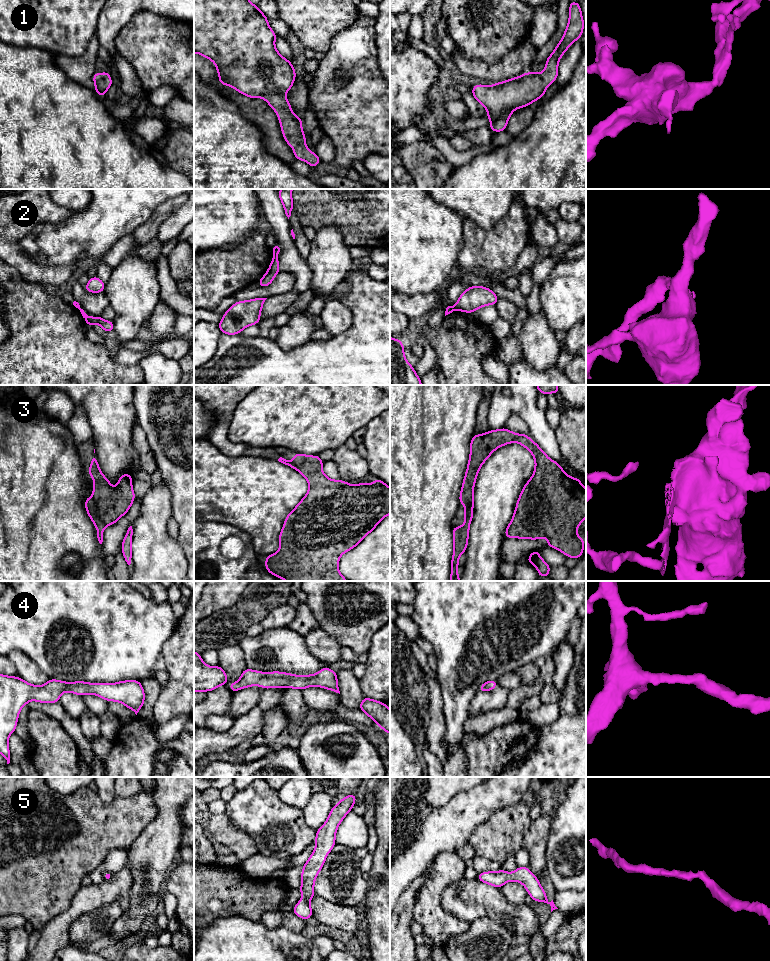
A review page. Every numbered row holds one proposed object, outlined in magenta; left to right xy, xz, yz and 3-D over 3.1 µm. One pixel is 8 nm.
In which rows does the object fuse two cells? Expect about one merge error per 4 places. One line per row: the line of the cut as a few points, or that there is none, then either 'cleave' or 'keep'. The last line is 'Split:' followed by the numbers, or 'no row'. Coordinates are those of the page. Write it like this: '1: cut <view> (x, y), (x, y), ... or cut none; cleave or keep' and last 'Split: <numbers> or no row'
1: cut none; keep
2: cut xz (274, 254), (276, 256); cleave
3: cut xy (94, 505), (98, 517), (106, 525); cleave
4: cut none; keep
5: cut none; keep
Split: 2, 3

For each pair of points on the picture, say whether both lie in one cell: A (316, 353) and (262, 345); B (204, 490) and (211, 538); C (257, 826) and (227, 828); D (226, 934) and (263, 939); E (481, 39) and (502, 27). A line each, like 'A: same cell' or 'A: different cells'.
A: same cell
B: different cells
C: different cells
D: same cell
E: same cell

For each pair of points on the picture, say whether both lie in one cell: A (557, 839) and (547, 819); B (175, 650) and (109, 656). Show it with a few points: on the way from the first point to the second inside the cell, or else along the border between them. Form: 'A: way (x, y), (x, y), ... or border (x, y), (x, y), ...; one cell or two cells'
A: border (559, 804), (556, 816), (550, 826), (545, 849); two cells
B: border (173, 630), (162, 646), (160, 664); two cells

